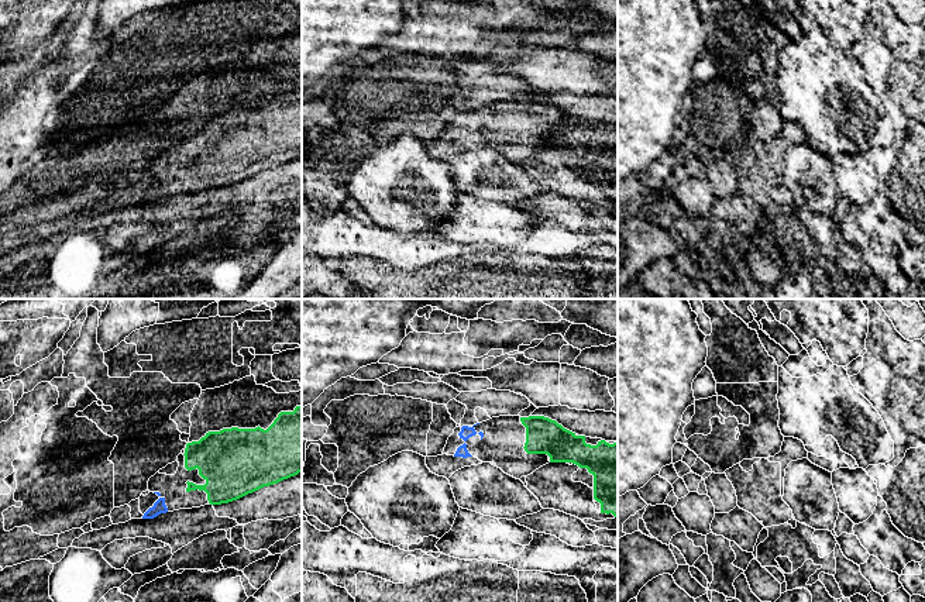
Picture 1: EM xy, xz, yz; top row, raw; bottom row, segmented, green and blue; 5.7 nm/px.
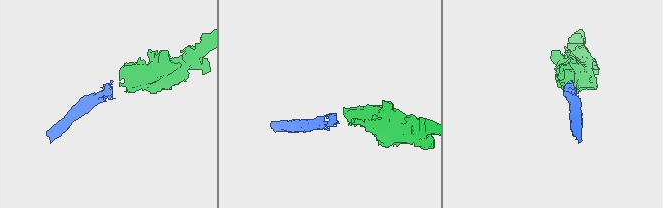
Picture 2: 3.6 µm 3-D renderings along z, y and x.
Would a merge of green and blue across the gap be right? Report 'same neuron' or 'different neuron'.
same neuron

